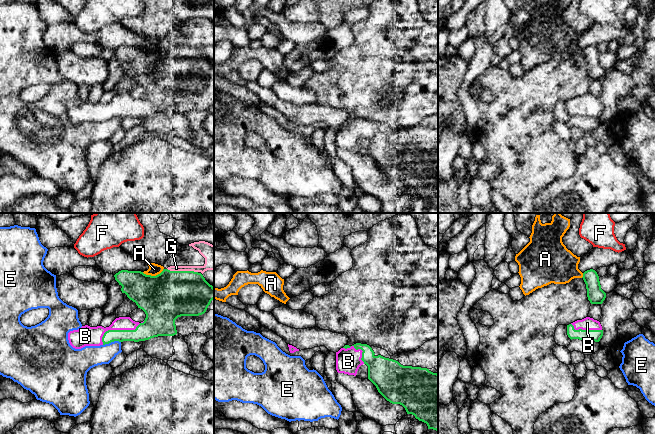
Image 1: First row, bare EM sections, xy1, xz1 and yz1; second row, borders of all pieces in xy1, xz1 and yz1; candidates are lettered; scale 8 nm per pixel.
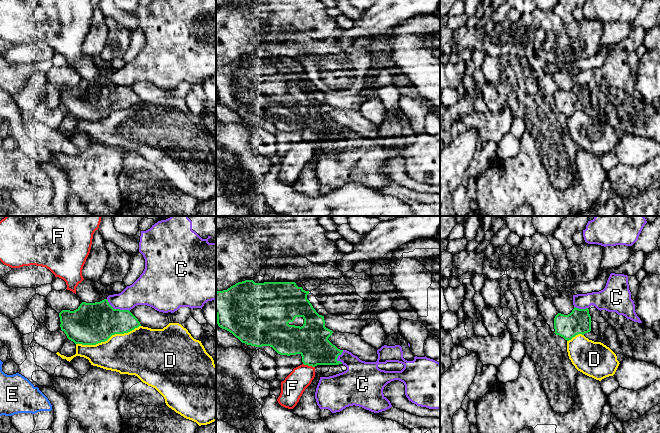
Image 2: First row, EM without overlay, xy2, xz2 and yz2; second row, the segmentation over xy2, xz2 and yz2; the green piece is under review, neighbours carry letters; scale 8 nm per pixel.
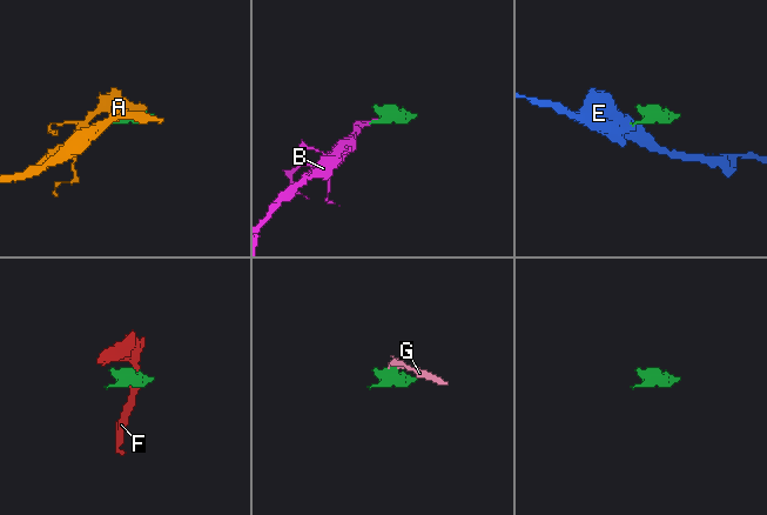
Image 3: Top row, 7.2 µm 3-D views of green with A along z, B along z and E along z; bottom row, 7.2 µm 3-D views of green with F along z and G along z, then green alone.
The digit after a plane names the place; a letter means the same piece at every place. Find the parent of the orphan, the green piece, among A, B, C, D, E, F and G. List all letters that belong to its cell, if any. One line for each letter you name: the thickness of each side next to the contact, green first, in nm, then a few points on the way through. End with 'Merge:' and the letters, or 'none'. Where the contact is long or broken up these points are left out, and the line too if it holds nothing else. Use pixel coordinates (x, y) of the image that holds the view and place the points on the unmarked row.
B: Thickness 150 nm (green) against 160 nm. Path across: xy1 (149, 104), (146, 106), (118, 106), (88, 112)
Merge: B

